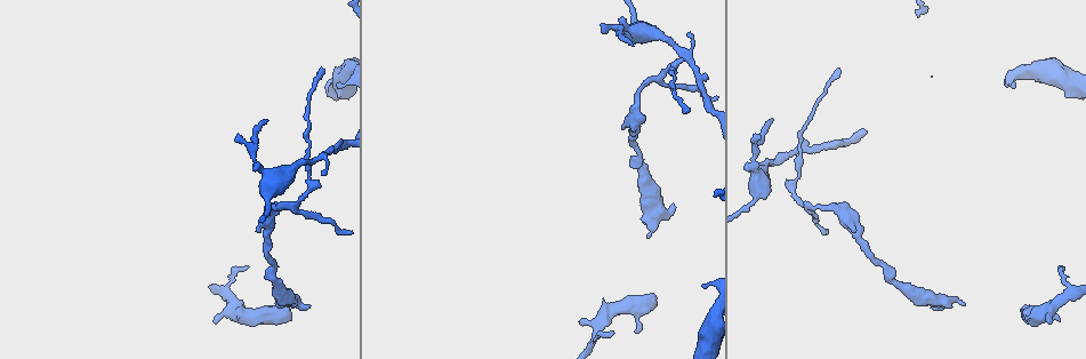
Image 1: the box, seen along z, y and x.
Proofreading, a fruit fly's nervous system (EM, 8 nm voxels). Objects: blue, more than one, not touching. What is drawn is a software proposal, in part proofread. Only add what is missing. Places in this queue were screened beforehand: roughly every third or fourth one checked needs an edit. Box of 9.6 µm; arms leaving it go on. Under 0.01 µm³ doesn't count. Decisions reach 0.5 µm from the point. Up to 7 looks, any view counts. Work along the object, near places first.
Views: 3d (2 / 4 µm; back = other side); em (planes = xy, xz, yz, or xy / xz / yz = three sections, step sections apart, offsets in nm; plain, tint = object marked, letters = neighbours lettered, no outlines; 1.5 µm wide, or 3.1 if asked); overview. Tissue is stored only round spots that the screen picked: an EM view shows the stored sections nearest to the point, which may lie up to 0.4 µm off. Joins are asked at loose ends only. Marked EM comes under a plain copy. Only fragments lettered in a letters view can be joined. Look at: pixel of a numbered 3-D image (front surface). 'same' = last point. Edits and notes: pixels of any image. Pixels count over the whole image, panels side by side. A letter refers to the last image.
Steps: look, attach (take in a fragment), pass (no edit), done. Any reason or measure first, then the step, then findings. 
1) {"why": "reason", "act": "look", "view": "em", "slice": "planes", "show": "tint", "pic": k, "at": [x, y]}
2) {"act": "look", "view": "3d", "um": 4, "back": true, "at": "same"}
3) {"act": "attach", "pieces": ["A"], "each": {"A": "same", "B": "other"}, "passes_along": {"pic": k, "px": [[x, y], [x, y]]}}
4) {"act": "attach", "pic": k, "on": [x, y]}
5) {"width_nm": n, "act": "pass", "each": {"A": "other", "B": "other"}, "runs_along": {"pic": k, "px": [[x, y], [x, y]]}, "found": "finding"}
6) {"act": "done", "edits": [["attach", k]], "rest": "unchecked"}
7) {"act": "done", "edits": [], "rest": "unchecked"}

{"why": "an open end", "act": "look", "view": "3d", "um": 2, "pic": 1, "at": [215, 323]}

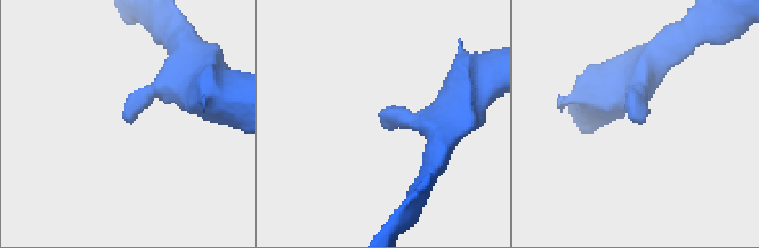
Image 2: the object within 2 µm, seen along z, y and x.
{"why": "now the EM", "act": "look", "view": "em", "slice": "yz", "step": 8, "show": "tint", "pic": 2, "at": [383, 120]}

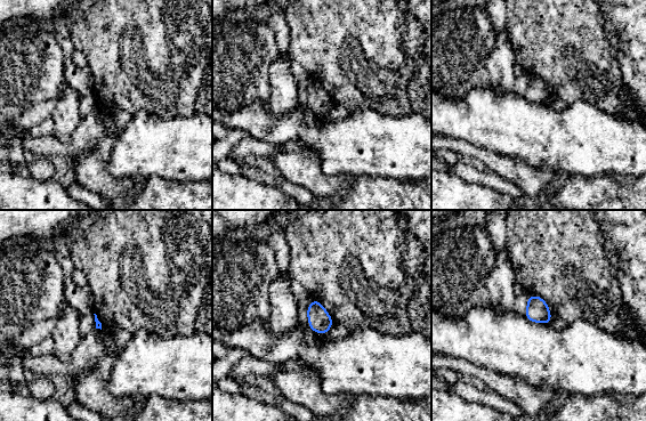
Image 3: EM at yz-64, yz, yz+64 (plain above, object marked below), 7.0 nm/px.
{"why": "cut it another way", "act": "look", "view": "em", "slice": "planes", "show": "letters", "at": "same"}

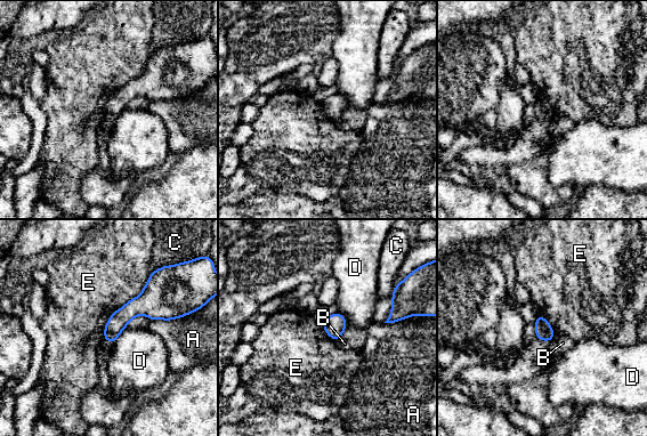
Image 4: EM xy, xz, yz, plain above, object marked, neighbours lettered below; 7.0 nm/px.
{"act": "pass", "each": {"A": "other", "B": "other", "C": "other", "D": "other", "E": "other"}, "border": {"pic": 4, "px": [[152, 272], [103, 339]]}, "found": "none of them fits"}

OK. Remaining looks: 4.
{"why": "tapers out", "act": "look", "view": "em", "slice": "planes", "show": "letters", "pic": 1, "at": [1058, 267]}

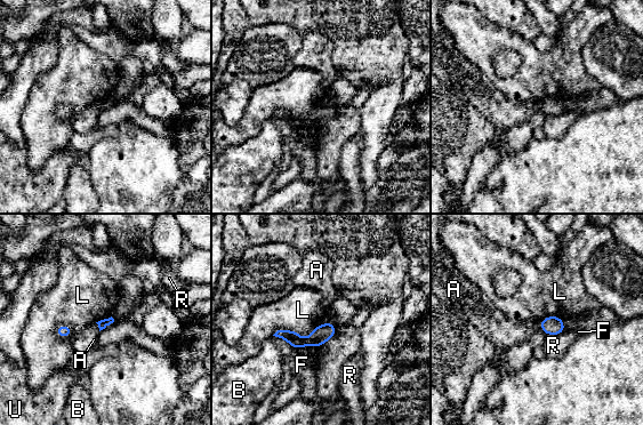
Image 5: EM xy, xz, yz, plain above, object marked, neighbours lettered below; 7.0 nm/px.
{"act": "pass", "each": {"A": "other", "B": "other", "F": "other", "L": "other", "R": "other", "U": "other"}, "border": {"pic": 5, "px": [[330, 321], [307, 337], [272, 335]]}, "found": "no lettered fragment goes on from it"}

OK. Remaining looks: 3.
{"act": "look", "view": "em", "slice": "xz", "step": 8, "show": "letters", "pic": 1, "at": [310, 307]}

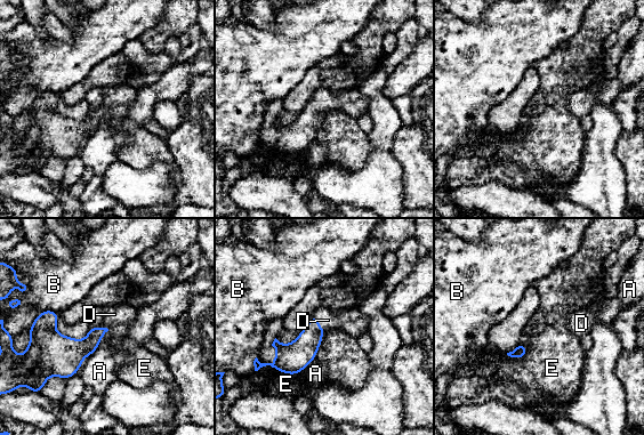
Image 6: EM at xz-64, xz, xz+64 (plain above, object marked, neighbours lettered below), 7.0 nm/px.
{"why": "cut it another way", "act": "look", "view": "em", "slice": "planes", "show": "letters", "at": "same"}

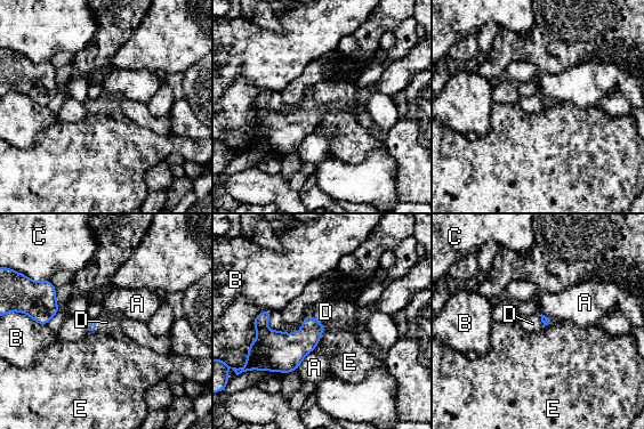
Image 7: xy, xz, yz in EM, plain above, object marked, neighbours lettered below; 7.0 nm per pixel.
{"act": "attach", "pieces": ["D"], "each": {"A": "other", "B": "other", "C": "other", "D": "same", "E": "other"}, "passes_along": {"pic": 7, "px": [[292, 348], [316, 322], [325, 312]]}, "found": "the neuron continues"}

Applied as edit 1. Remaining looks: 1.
{"act": "done", "edits": [["attach", 7]], "rest": "unchecked"}

